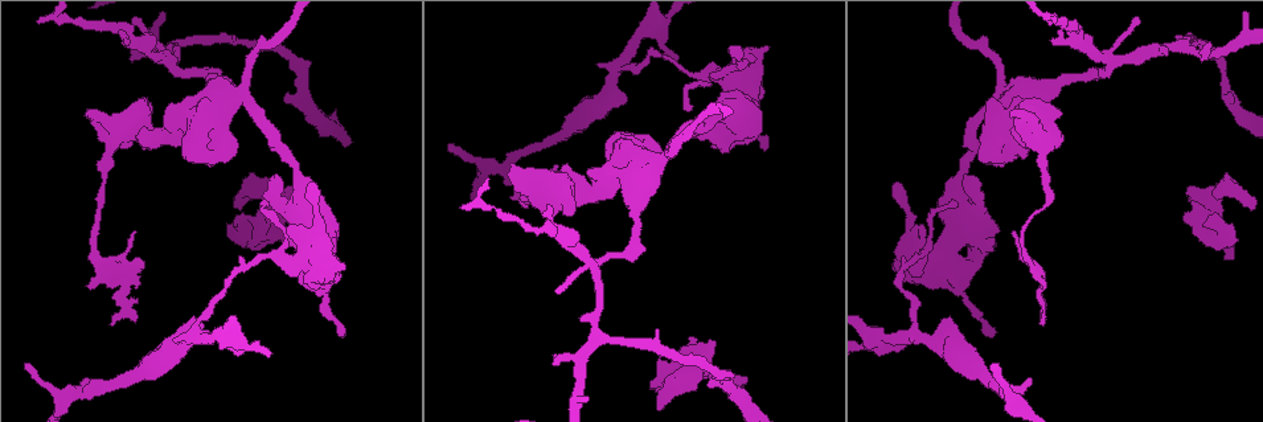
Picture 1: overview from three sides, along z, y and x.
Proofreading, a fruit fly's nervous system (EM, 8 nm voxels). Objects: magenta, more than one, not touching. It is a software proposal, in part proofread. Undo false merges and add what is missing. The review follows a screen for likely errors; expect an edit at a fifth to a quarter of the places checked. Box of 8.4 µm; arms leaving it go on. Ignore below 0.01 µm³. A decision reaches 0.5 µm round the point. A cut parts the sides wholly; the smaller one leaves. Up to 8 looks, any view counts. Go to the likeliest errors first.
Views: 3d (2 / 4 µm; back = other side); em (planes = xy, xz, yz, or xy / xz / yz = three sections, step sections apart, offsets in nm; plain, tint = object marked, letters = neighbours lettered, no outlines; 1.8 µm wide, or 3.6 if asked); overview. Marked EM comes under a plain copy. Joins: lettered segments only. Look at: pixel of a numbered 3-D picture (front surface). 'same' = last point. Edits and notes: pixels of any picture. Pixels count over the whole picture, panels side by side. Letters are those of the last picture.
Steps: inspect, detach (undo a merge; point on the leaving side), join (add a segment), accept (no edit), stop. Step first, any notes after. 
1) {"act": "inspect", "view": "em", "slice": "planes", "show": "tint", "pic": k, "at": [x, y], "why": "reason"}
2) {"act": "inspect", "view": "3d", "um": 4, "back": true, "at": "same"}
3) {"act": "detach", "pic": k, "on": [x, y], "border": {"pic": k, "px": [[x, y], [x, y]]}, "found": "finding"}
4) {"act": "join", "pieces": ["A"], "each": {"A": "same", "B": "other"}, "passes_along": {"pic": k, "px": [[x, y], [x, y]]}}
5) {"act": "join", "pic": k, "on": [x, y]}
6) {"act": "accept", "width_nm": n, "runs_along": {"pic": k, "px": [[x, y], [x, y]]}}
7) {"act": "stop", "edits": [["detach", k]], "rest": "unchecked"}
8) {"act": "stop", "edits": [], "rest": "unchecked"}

{"act": "inspect", "view": "em", "slice": "planes", "show": "letters", "pic": 1, "at": [622, 171], "why": "four or more arms meet"}

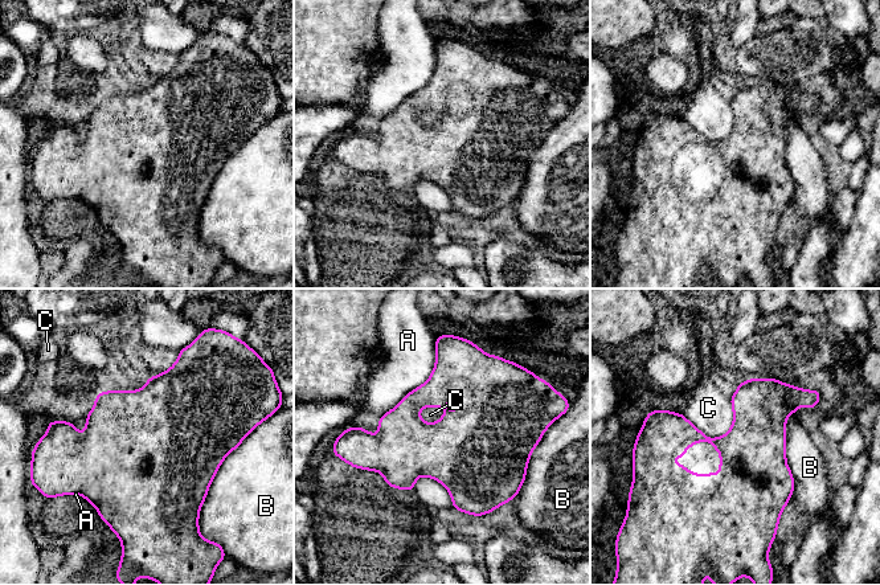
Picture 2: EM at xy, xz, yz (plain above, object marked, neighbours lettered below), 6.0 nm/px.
{"act": "accept", "longest_contact_nm": ["A", 550], "each": {"A": "other", "B": "other", "C": "other"}, "border": {"pic": 2, "px": [[683, 414], [709, 437], [733, 424]]}, "found": "continuous, no second cell"}

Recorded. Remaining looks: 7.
{"act": "inspect", "view": "em", "slice": "yz", "step": 16, "show": "tint", "pic": 1, "at": [701, 72], "why": "thick turns thin"}

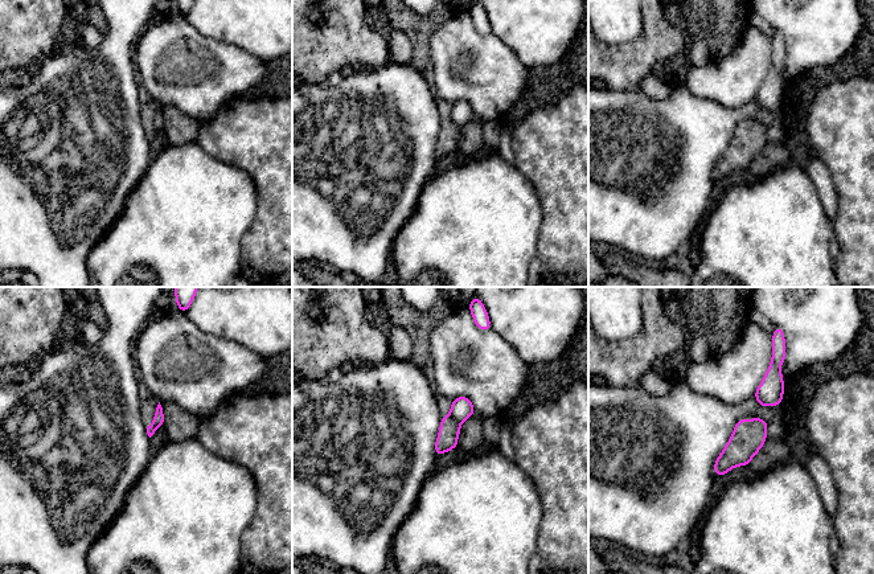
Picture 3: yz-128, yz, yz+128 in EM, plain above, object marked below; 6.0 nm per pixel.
{"act": "inspect", "view": "em", "slice": "yz", "step": 16, "show": "letters", "at": "same"}

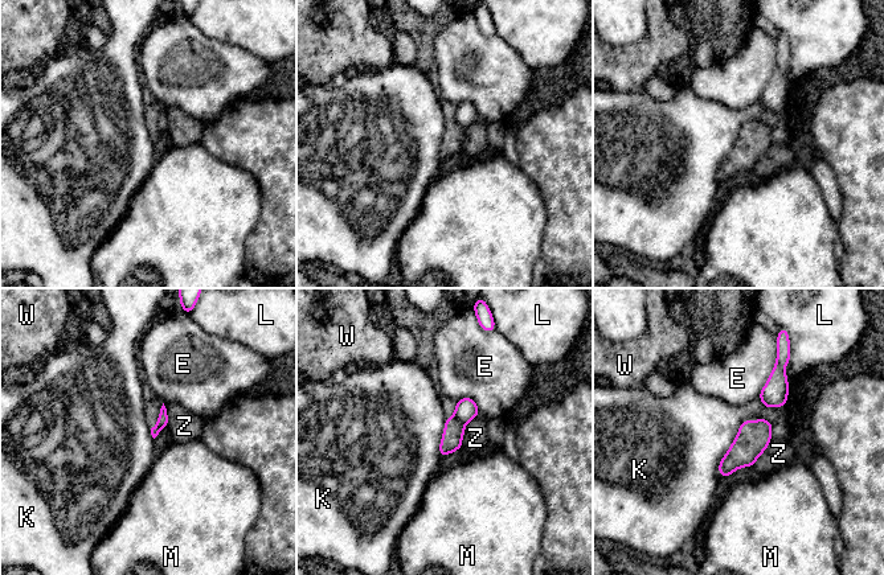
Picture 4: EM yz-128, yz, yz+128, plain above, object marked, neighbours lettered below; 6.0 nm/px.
{"act": "detach", "pic": 4, "on": [466, 409], "each": {"E": "other", "K": "other", "L": "other", "M": "other", "W": "other", "Z": "other"}, "border": {"pic": 4, "px": [[454, 415], [463, 424]]}, "found": "two cells meet here"}

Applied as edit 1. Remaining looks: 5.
{"act": "inspect", "view": "overview", "why": "see it whole again"}

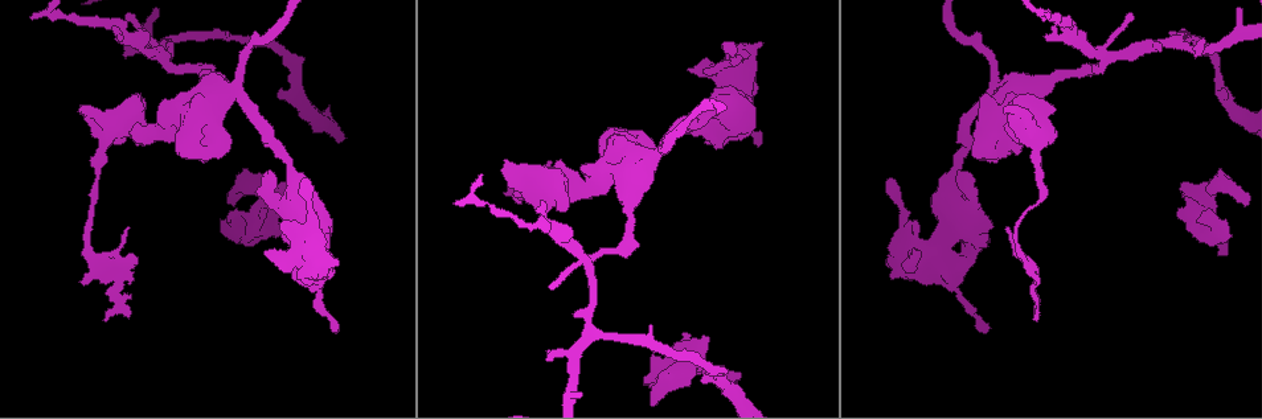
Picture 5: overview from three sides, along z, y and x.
{"act": "inspect", "view": "3d", "um": 4, "pic": 5, "at": [593, 329], "why": "three-way junction"}

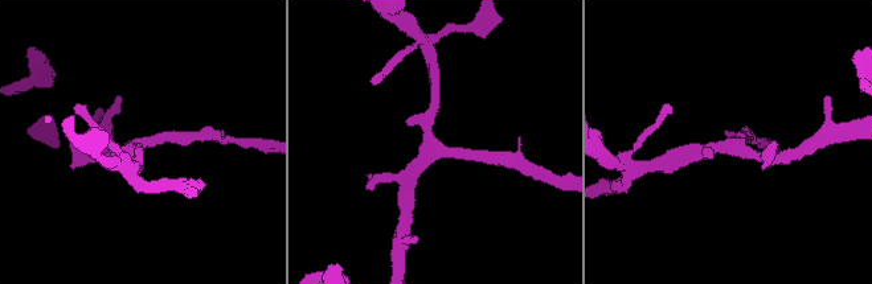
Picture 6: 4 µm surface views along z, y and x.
{"act": "inspect", "view": "em", "slice": "planes", "show": "letters", "pic": 6, "at": [134, 145], "arms": 3, "arm_widths_nm": [190, 190, 190], "why": "now the EM"}

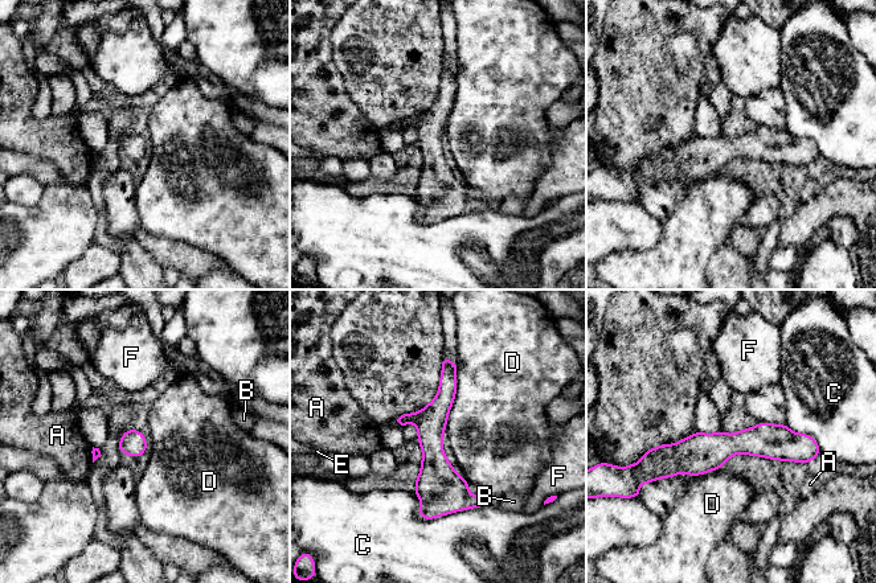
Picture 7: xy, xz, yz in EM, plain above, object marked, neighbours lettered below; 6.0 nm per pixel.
{"act": "accept", "width_nm": 150, "each": {"A": "other", "B": "other", "C": "other", "D": "other", "E": "other", "F": "other"}, "runs_along": {"pic": 7, "px": [[813, 444], [656, 452]]}, "found": "all the same cell"}

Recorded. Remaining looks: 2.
{"act": "stop", "edits": [["detach", 4]], "rest": "unchecked"}

